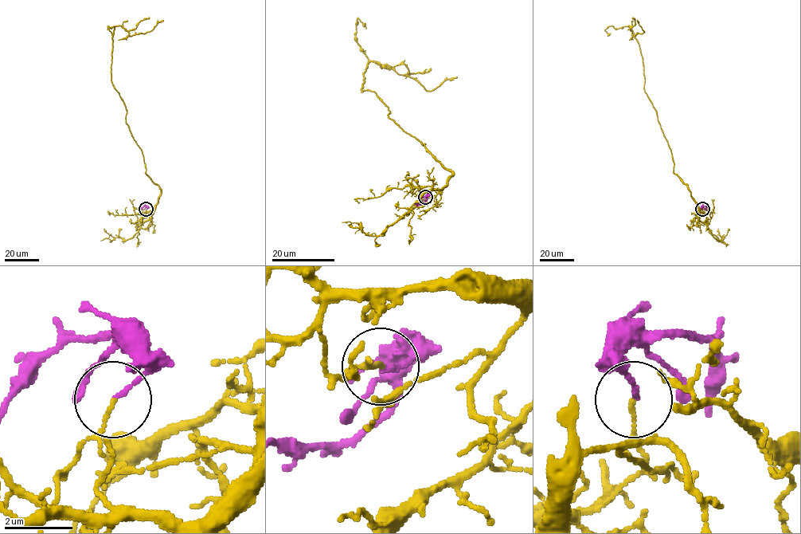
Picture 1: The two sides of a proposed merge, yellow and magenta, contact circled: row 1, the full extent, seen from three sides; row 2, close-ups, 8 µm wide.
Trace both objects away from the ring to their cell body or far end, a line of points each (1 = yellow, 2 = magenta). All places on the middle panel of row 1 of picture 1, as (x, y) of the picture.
1: (425, 196), (452, 173), (373, 92), (362, 92), (365, 68), (379, 61), (428, 91), (457, 76)
2: (425, 196), (427, 195), (427, 199), (423, 202), (415, 203)

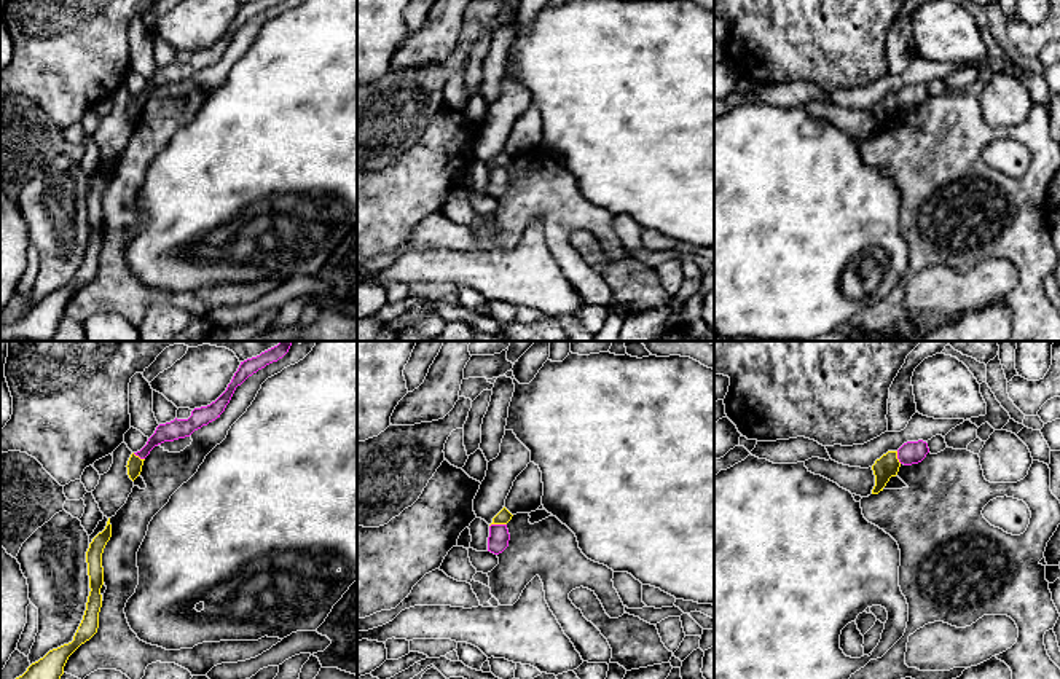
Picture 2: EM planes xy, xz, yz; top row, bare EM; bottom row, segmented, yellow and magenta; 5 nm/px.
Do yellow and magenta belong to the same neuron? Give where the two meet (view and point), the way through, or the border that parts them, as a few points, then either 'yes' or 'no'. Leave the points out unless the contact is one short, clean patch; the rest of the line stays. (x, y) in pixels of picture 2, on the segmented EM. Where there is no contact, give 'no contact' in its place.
xz (498, 523) | along xz (506, 523), (493, 523), (490, 526) | no

